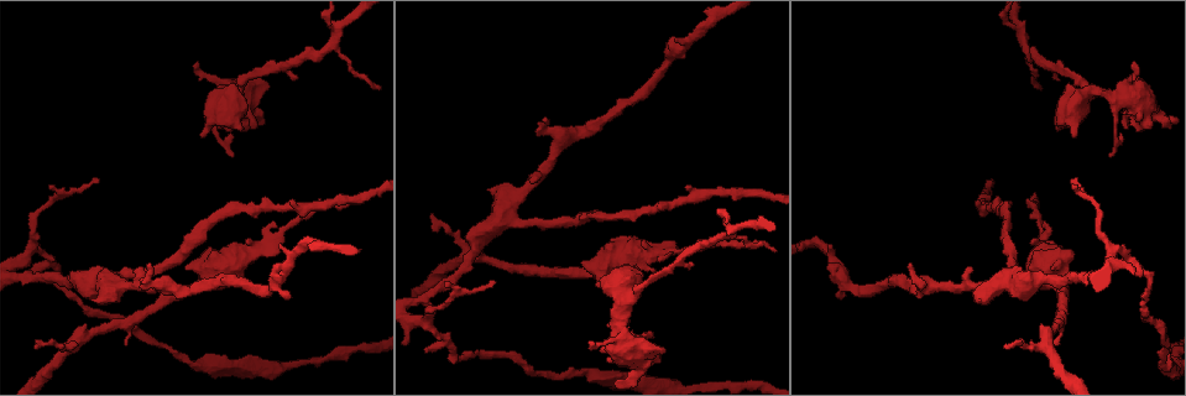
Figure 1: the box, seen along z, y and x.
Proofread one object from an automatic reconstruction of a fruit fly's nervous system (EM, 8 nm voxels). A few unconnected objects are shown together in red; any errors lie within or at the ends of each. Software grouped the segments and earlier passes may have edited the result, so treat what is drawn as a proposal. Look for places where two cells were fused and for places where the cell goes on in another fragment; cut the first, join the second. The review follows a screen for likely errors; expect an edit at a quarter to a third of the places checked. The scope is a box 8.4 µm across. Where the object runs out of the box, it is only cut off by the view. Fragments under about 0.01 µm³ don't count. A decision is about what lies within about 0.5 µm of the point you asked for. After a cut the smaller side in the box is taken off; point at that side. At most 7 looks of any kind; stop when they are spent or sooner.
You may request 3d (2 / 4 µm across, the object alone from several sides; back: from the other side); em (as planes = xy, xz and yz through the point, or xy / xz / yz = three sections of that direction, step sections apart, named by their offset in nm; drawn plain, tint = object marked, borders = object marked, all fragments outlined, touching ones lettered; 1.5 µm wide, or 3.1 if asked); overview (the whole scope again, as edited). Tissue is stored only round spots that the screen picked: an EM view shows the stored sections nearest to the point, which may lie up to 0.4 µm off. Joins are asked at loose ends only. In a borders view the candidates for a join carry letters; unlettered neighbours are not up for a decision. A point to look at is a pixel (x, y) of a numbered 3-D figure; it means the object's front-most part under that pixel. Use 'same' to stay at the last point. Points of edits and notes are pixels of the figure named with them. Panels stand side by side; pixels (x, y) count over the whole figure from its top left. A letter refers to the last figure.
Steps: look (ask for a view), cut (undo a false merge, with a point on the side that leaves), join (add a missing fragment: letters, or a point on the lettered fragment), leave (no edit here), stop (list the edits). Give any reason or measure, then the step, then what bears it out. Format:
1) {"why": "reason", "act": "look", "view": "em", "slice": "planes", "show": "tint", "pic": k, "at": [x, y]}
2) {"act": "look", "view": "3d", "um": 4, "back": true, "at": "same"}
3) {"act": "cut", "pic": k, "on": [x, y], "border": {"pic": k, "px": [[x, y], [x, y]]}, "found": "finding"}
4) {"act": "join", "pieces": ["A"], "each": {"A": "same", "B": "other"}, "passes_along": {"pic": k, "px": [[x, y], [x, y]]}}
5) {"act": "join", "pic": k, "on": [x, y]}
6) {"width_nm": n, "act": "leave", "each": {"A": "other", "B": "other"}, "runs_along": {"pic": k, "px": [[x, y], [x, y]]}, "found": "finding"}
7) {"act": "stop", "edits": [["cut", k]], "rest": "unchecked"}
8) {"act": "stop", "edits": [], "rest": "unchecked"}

{"why": "tapers out", "act": "look", "view": "3d", "um": 4, "pic": 1, "at": [36, 345]}

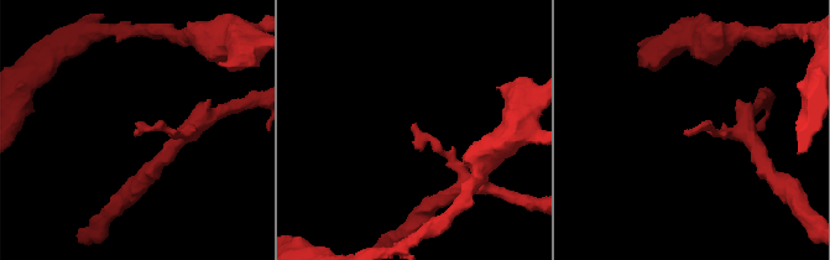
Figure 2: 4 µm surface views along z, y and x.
{"act": "look", "view": "em", "slice": "planes", "show": "borders", "pic": 2, "at": [414, 124]}

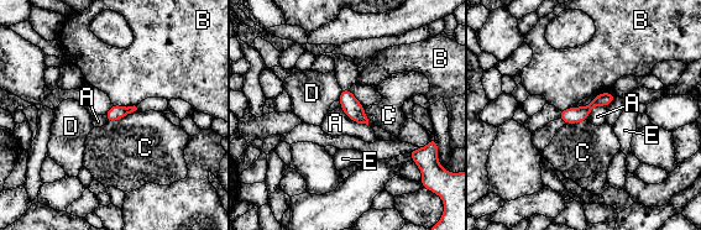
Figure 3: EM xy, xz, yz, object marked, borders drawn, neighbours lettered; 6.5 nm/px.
{"longest_contact_nm": ["A", 220], "act": "leave", "each": {"A": "other", "B": "other", "C": "other", "D": "other", "E": "other"}, "runs_along": {"pic": 3, "px": [[611, 97], [563, 116]]}, "found": "no lettered fragment goes on from it"}

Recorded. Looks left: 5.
{"why": "tapers out", "act": "look", "view": "3d", "um": 2, "back": true, "pic": 1, "at": [447, 282]}

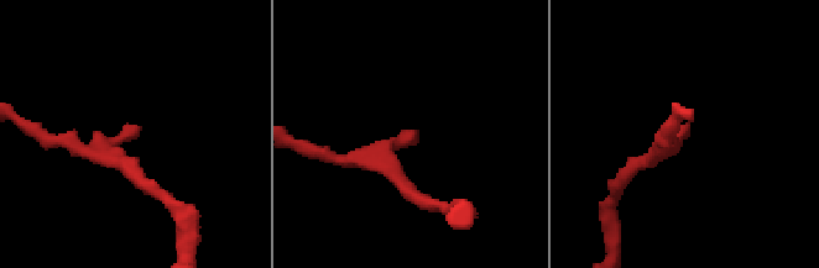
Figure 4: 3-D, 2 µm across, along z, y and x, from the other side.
{"act": "look", "view": "em", "slice": "xz", "step": 4, "show": "borders", "pic": 4, "at": [415, 133]}

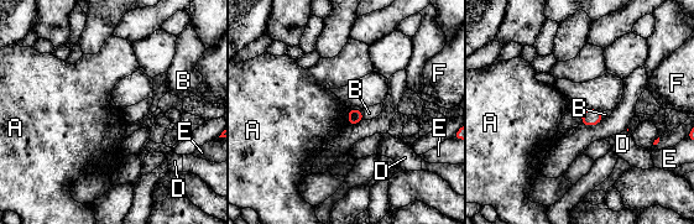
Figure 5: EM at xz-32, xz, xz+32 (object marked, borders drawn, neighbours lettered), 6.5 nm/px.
{"act": "leave", "each": {"A": "other", "B": "other", "D": "other", "E": "other", "F": "other"}, "border": {"pic": 5, "px": [[349, 109], [346, 124]]}, "found": "no lettered fragment goes on from it"}

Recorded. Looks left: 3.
{"why": "free end", "act": "look", "view": "3d", "um": 2, "back": true, "pic": 1, "at": [424, 350]}

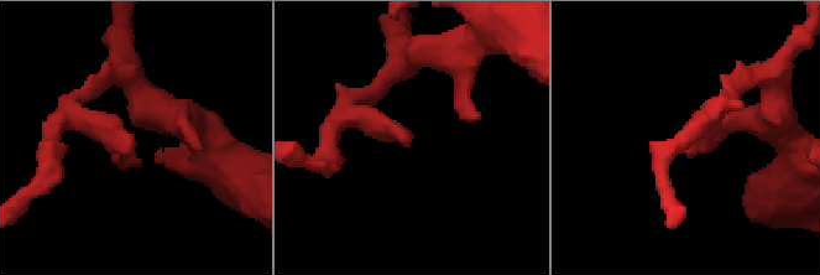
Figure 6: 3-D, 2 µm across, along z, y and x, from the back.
{"act": "look", "view": "em", "slice": "xy", "step": 4, "show": "borders", "pic": 6, "at": [411, 139]}

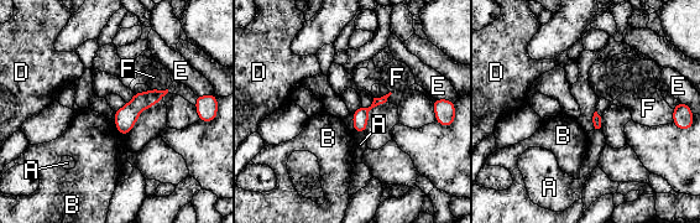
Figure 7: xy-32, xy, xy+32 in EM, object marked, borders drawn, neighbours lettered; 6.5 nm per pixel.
{"act": "look", "view": "em", "slice": "planes", "show": "borders", "at": "same"}

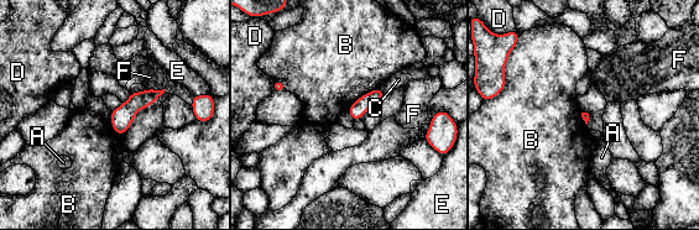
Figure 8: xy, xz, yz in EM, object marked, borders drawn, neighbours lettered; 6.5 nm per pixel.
{"act": "leave", "each": {"A": "other", "B": "other", "C": "other", "D": "other", "E": "other", "F": "other"}, "border": {"pic": 8, "px": [[379, 87], [360, 95], [347, 111]]}, "found": "no lettered fragment goes on from it"}

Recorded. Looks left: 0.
{"act": "stop", "edits": [], "rest": "unchecked"}

